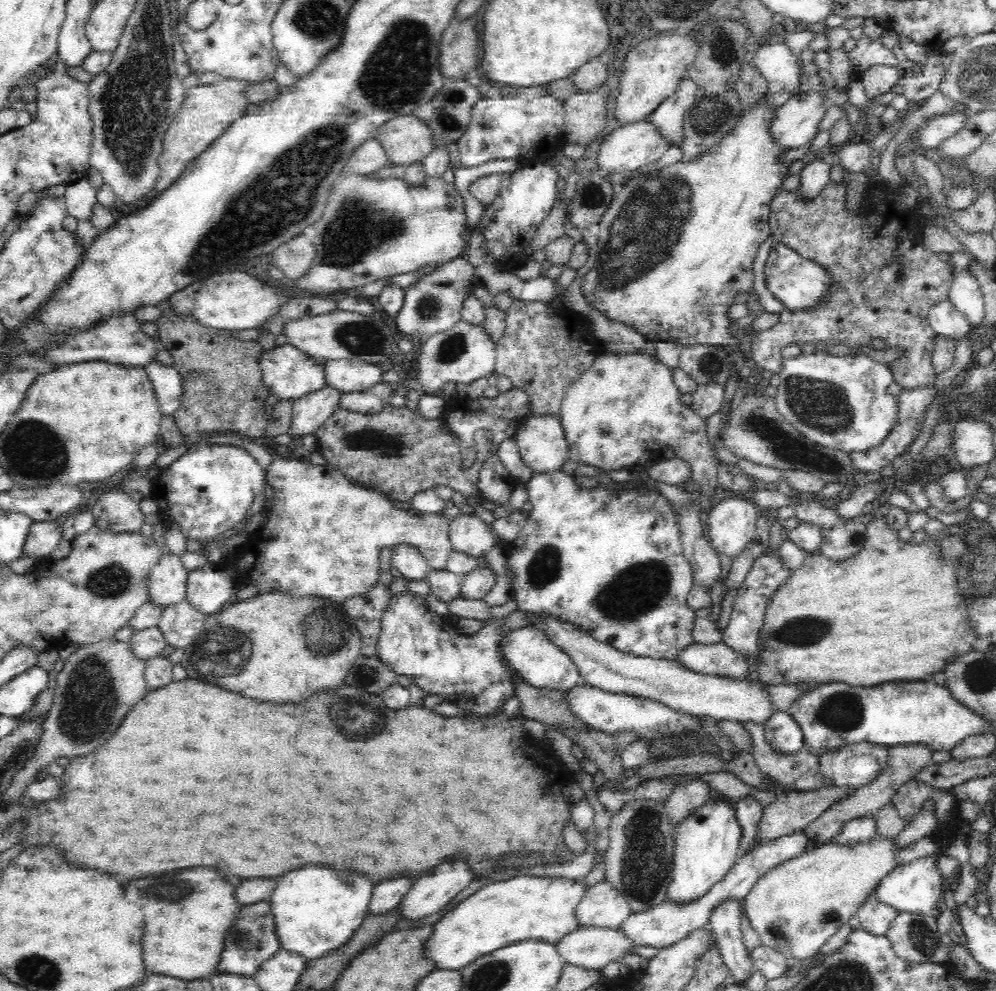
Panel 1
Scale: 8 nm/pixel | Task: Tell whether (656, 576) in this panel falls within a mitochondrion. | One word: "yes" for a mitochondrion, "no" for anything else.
yes

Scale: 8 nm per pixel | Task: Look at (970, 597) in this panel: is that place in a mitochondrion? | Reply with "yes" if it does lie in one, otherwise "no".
no

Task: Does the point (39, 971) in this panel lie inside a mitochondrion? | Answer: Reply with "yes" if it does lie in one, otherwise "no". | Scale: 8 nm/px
yes

